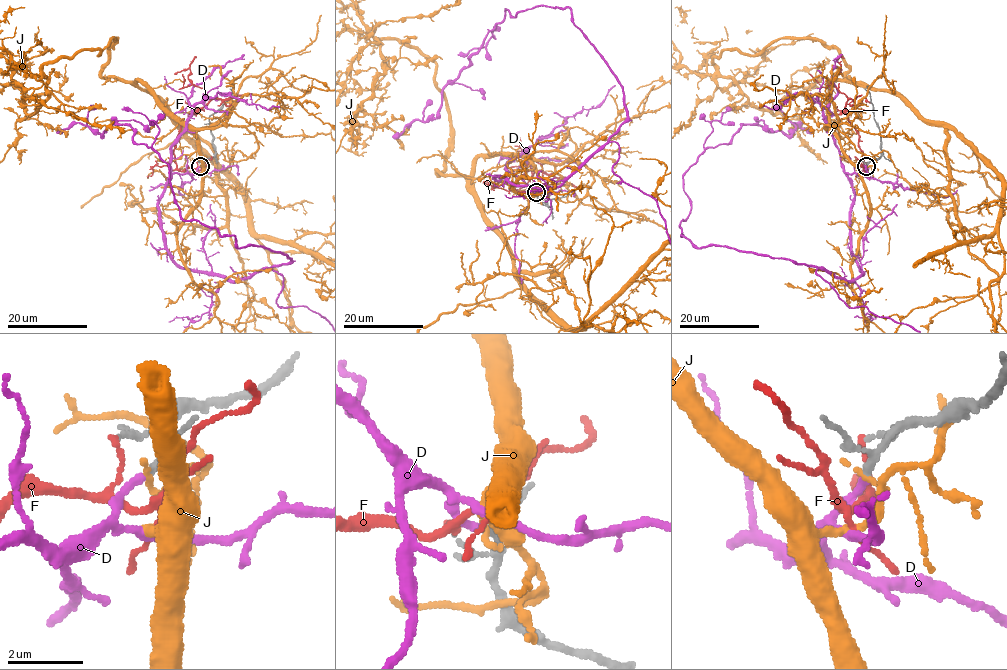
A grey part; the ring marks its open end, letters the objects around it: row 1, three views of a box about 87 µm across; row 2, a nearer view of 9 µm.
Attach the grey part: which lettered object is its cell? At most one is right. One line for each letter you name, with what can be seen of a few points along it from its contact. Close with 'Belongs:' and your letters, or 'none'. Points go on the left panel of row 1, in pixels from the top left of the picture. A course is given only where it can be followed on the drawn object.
Belongs: D

